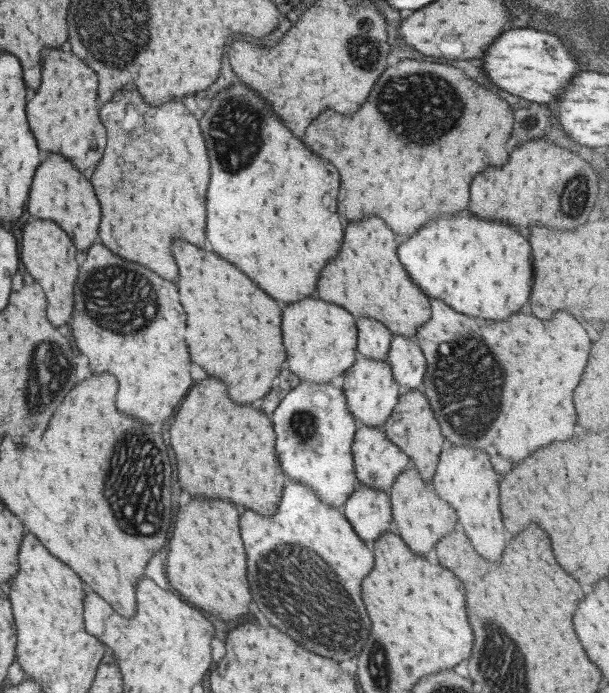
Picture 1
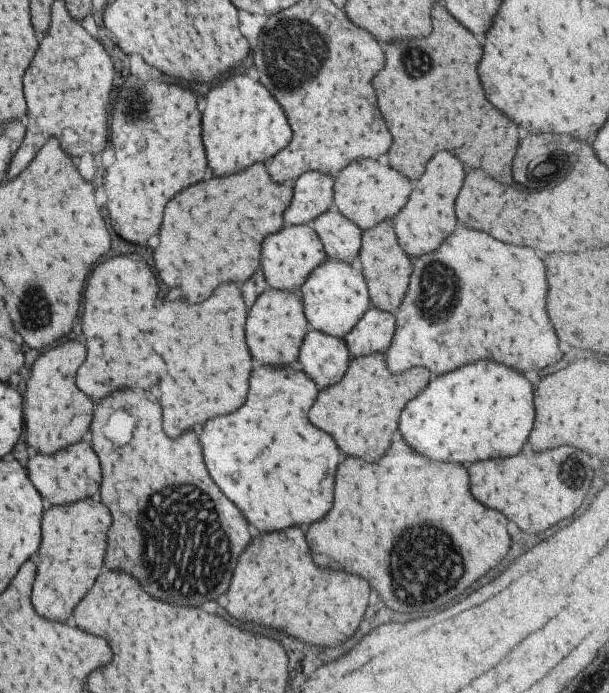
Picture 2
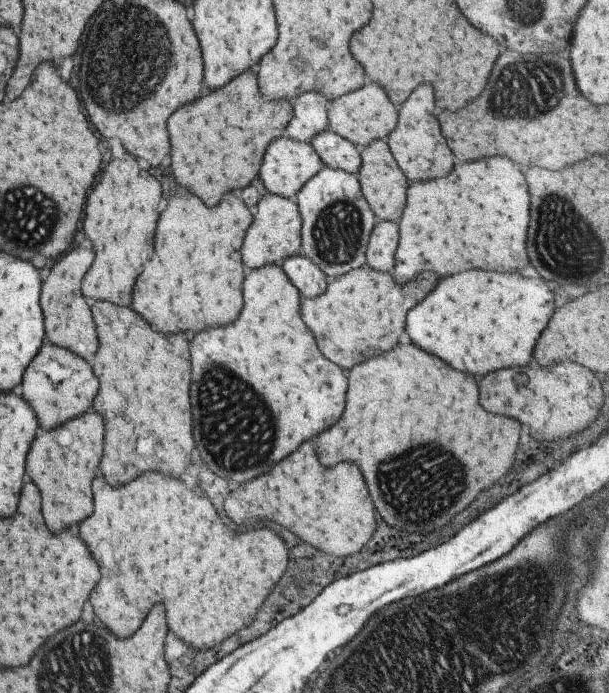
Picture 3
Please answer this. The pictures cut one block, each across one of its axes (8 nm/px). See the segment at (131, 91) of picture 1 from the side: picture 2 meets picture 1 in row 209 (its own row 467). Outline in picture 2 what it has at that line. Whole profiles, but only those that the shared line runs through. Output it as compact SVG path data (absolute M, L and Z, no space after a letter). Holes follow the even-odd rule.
M141 388L123 390L121 406L133 418L133 424L127 426L127 430L131 432L127 434L129 442L121 442L123 430L119 424L115 424L113 430L109 426L107 432L107 422L111 420L113 414L119 414L119 392L99 400L89 426L91 448L101 464L101 502L111 512L111 528L107 530L107 550L103 562L107 568L119 568L129 572L139 580L141 586L145 578L143 590L149 596L159 598L163 602L181 604L181 606L199 606L207 600L213 600L227 590L237 556L249 542L247 522L241 516L241 512L221 494L221 490L217 490L217 486L205 472L197 436L191 430L179 434L177 438L167 438L163 434L163 428L159 426L159 402Z

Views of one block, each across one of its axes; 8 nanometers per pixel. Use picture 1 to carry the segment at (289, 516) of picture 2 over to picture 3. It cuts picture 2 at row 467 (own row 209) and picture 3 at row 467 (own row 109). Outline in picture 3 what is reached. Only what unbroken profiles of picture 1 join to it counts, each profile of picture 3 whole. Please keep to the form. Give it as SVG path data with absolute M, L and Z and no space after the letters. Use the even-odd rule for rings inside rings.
M265 264L261 268L251 270L245 280L243 280L243 308L237 316L235 322L227 324L227 326L215 326L215 328L203 328L201 332L197 332L191 338L191 416L193 416L193 440L195 440L195 448L199 452L199 458L205 462L205 466L225 478L227 482L247 482L251 478L255 478L257 474L263 474L265 470L269 470L269 466L277 464L281 458L285 458L295 446L299 446L303 440L311 438L313 434L325 430L327 426L331 426L343 410L343 396L345 396L345 376L341 372L341 368L337 368L333 362L325 360L323 354L319 352L319 348L315 346L313 334L305 328L305 324L299 318L299 294L297 290L280 269L279 264Z

